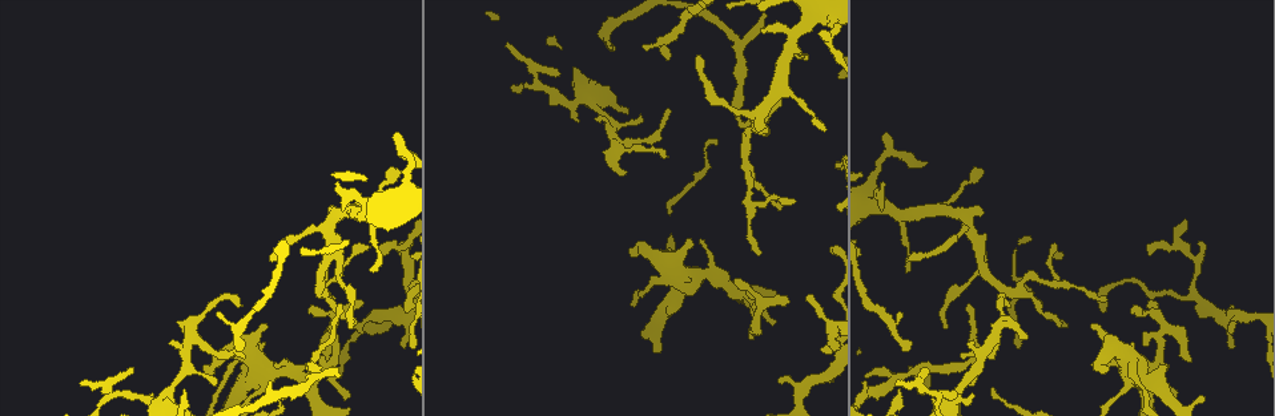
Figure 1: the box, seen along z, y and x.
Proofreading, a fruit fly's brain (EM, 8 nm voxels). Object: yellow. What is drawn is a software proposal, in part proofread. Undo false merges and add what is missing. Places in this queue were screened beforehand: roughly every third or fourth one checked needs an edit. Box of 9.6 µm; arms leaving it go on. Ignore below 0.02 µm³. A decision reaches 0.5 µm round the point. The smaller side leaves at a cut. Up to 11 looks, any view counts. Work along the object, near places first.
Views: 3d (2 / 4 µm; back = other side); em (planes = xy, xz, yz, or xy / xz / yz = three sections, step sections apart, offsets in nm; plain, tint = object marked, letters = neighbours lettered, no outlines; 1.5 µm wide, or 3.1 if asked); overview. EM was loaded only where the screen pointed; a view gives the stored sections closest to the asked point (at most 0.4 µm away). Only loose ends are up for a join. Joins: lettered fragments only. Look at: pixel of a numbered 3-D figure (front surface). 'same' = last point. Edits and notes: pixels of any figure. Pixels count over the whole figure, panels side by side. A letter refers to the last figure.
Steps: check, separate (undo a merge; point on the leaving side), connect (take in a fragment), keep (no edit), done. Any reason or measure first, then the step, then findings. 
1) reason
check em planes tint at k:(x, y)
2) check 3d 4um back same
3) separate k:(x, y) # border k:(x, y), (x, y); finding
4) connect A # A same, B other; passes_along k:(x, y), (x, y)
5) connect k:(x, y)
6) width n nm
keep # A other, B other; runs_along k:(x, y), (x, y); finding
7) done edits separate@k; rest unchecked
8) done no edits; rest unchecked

tapers out
check em planes plain at 1:(979, 176)

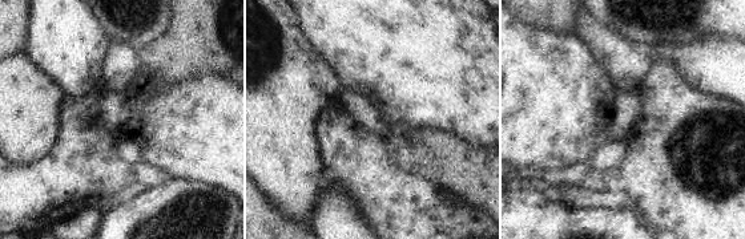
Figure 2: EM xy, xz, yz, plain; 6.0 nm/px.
check em planes letters same

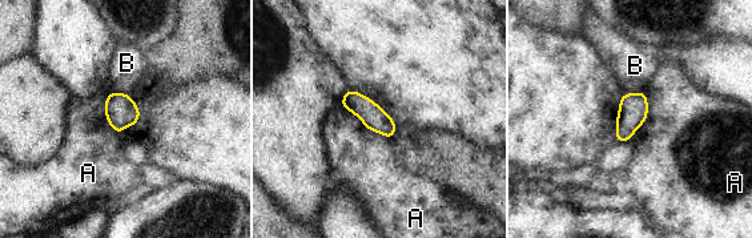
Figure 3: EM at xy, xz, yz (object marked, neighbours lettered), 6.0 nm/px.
width 150 nm
keep # A other, B other; border 3:(341, 104), (368, 129), (390, 140); none of them fits

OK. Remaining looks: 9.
abrupt turn
check 3d 2um back at 1:(538, 80)

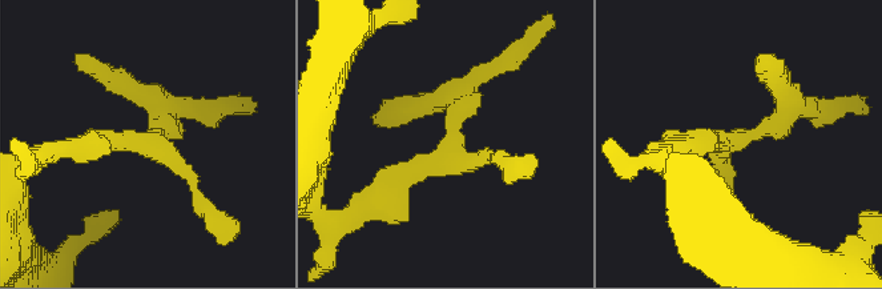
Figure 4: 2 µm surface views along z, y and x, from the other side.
now the EM
check em yz step 4 plain at 4:(150, 138)

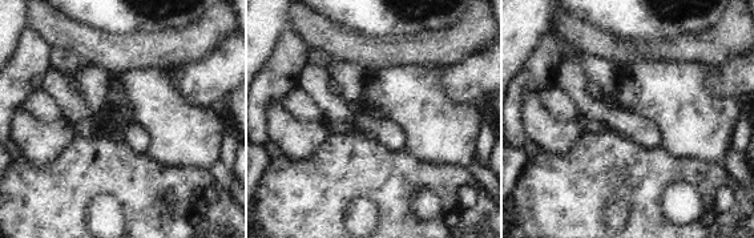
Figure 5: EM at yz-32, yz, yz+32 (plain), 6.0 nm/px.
check em yz step 4 letters same

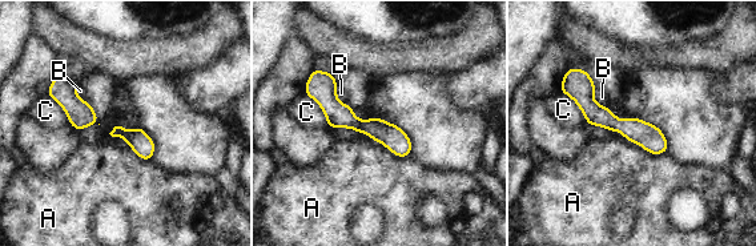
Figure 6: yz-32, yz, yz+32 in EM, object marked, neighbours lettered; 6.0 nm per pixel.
width 140 nm
keep # A other, B other, C other; border 6:(612, 132), (651, 153), (667, 152); all the same neuron

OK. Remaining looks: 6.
check em planes letters at 1:(899, 389)

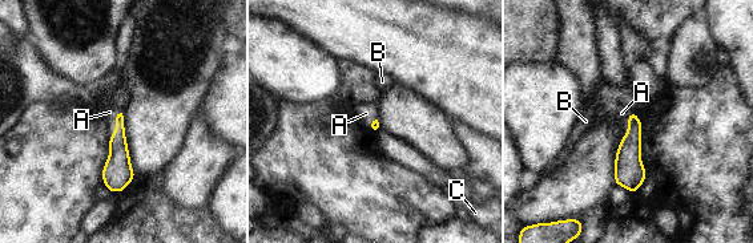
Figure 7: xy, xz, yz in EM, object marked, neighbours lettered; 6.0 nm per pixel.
connect A # A same, B other, C other; passes_along 7:(117, 165), (116, 124), (109, 112); it goes on there

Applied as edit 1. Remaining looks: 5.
check overview

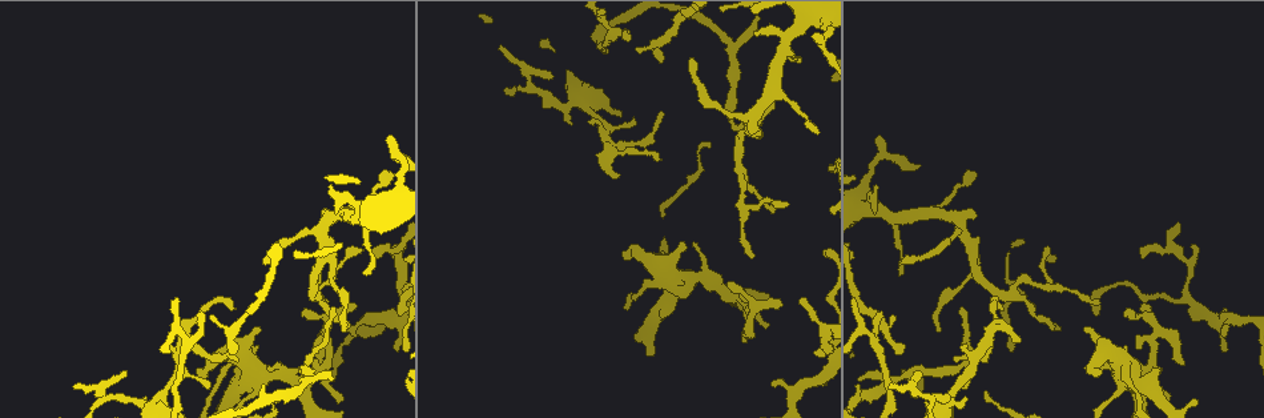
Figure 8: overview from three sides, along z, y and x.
free end
check em planes tint at 8:(964, 348)

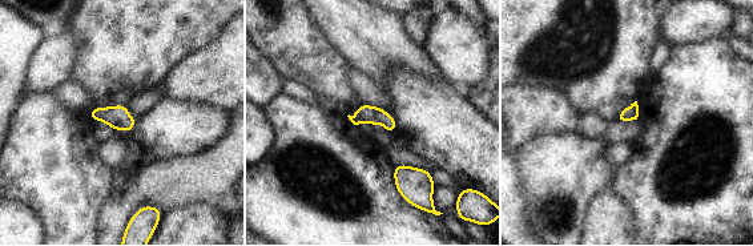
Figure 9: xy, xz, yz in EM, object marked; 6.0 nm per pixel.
check em planes letters same

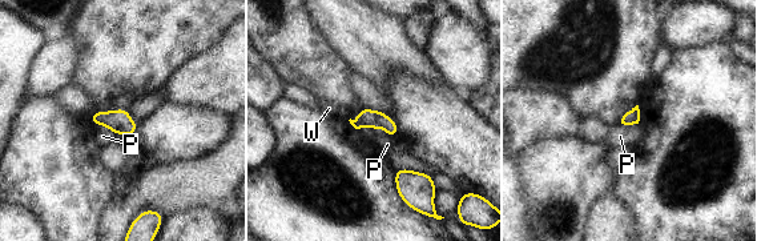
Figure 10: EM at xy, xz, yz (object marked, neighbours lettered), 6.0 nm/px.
keep # P other, W other; border 10:(93, 124), (108, 127), (115, 133); no lettered fragment goes on from it

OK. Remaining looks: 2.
thin end
check 3d 4um at 8:(343, 399)

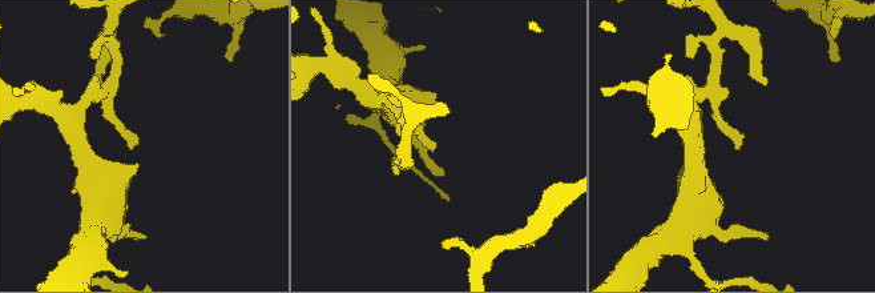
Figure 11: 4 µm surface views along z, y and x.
check em planes letters at 11:(133, 147)

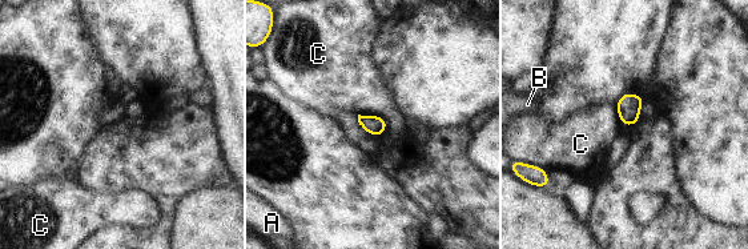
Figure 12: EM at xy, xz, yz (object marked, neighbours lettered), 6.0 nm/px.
keep # A other, B other, C other; border 12:(358, 113), (382, 117), (382, 135); none of them fits

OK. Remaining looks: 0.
done edits connect@7; rest unchecked

